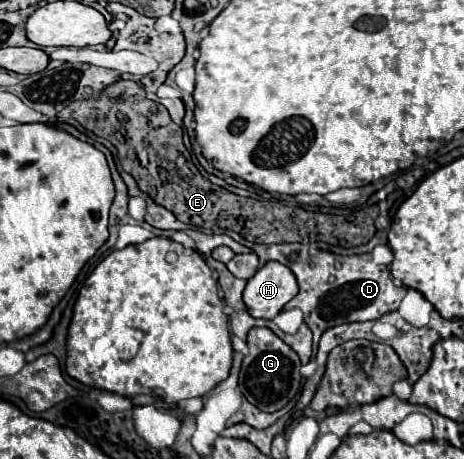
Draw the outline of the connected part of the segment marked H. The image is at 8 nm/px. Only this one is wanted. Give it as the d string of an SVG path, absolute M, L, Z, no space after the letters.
M267 262L247 280L243 302L251 316L271 320L297 294L297 290L297 280L285 264Z

